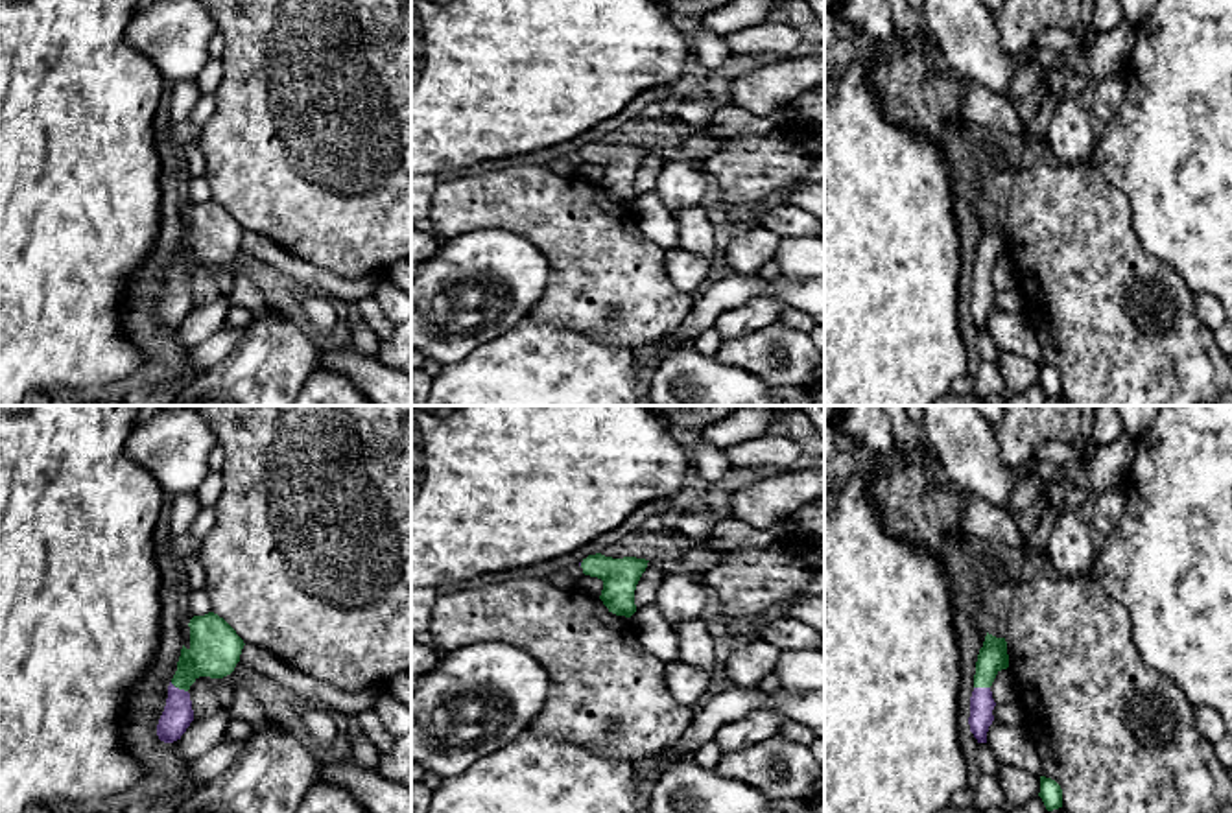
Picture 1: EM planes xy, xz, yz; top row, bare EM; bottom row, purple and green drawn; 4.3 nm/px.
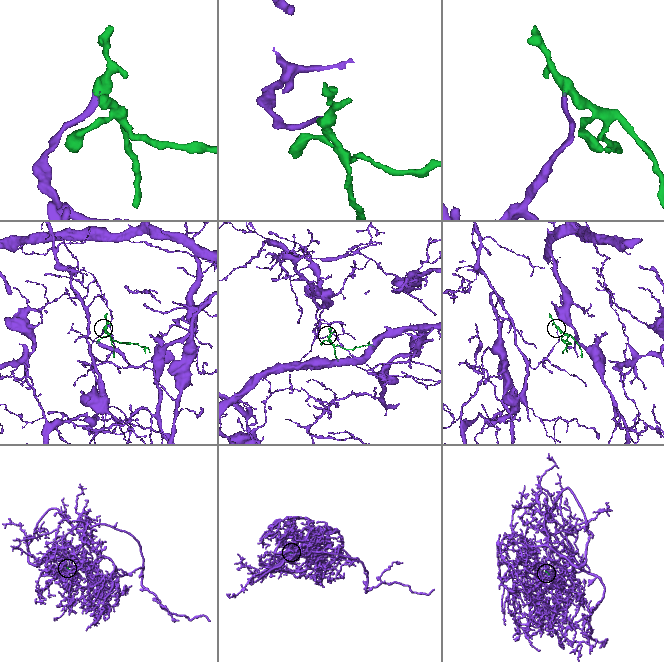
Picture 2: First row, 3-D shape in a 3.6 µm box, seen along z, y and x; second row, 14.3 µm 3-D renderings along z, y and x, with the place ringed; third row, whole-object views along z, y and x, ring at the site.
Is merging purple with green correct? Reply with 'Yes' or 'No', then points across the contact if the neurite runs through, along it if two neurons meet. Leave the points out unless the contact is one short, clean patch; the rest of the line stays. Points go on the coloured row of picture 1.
Yes. Path across: xy (177, 714), (177, 688), (214, 649)

